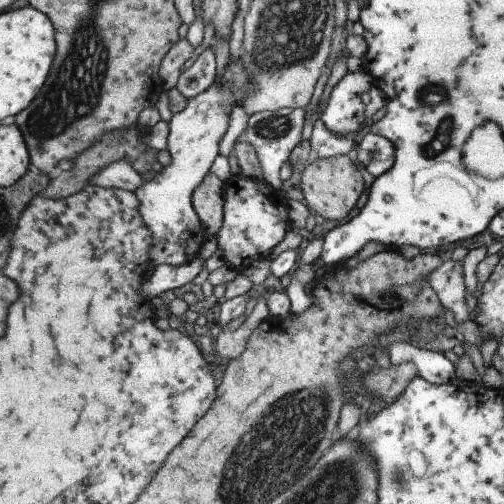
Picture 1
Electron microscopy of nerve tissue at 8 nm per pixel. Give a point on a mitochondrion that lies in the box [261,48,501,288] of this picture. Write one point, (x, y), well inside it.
(436, 98)

